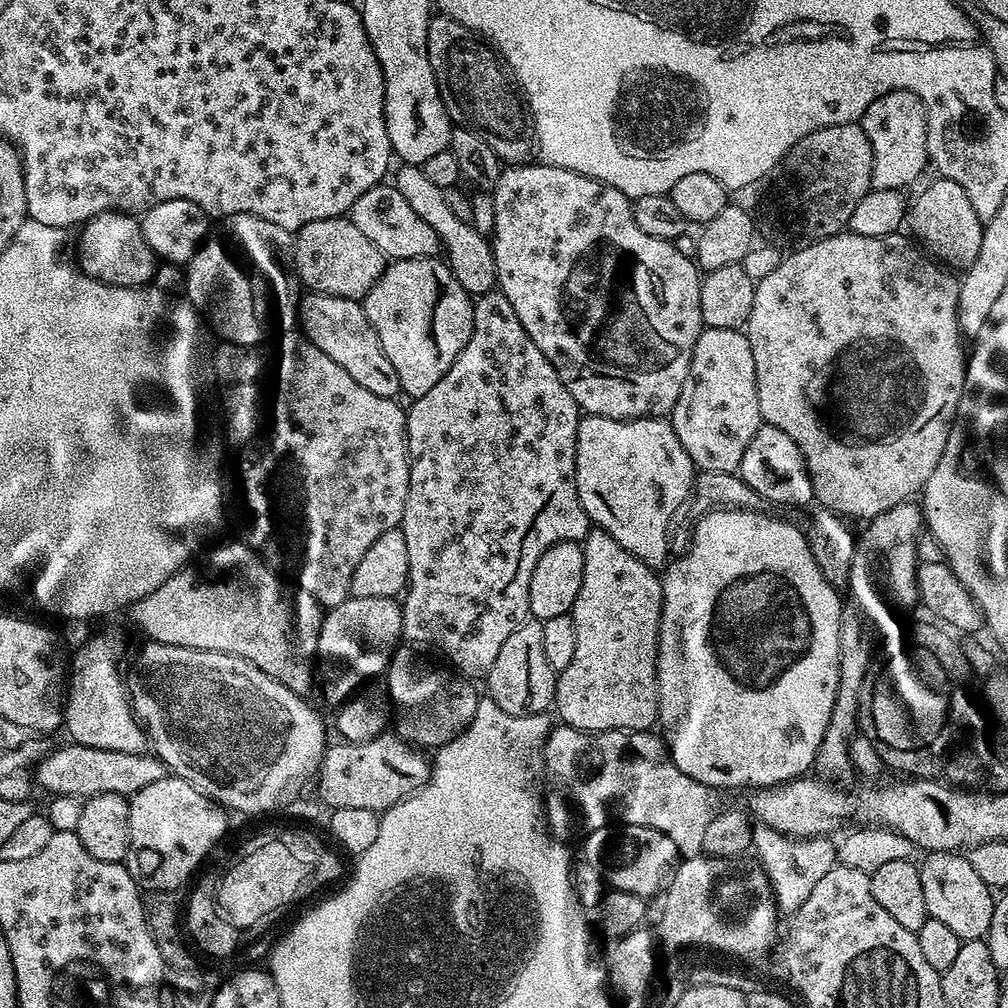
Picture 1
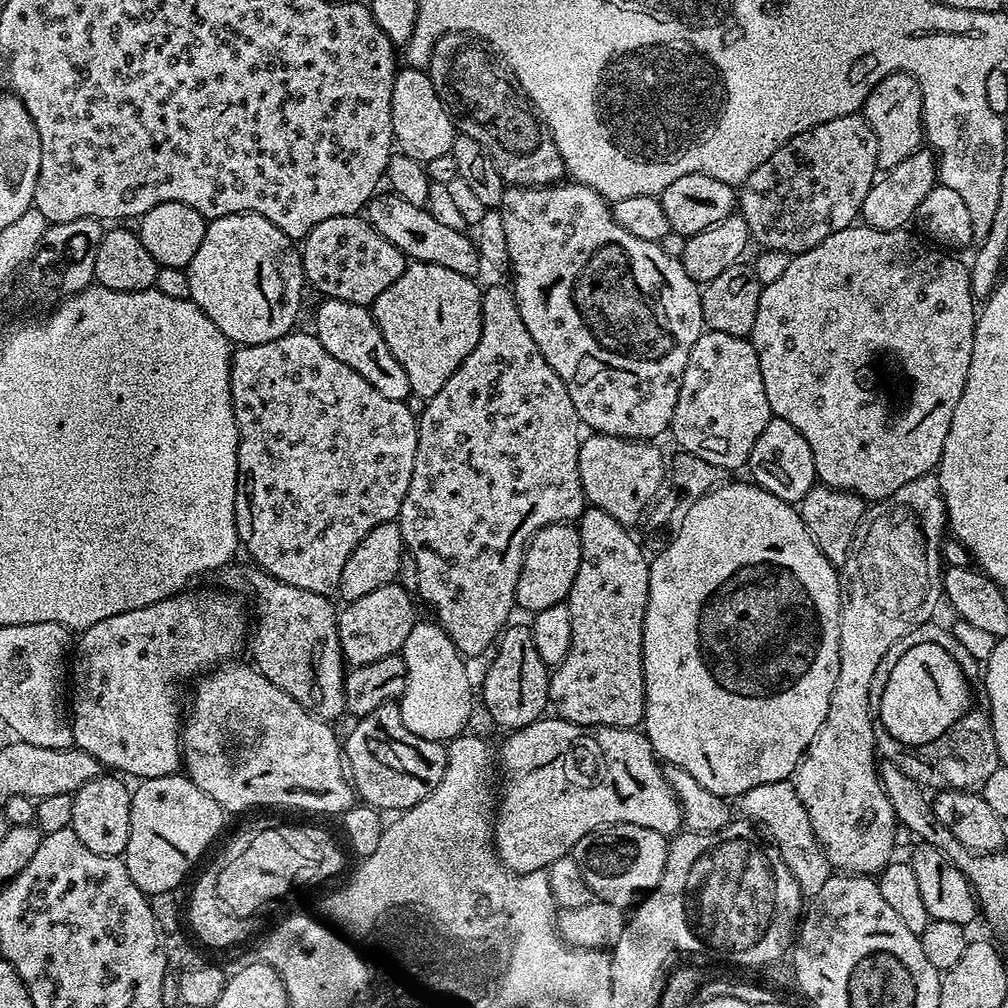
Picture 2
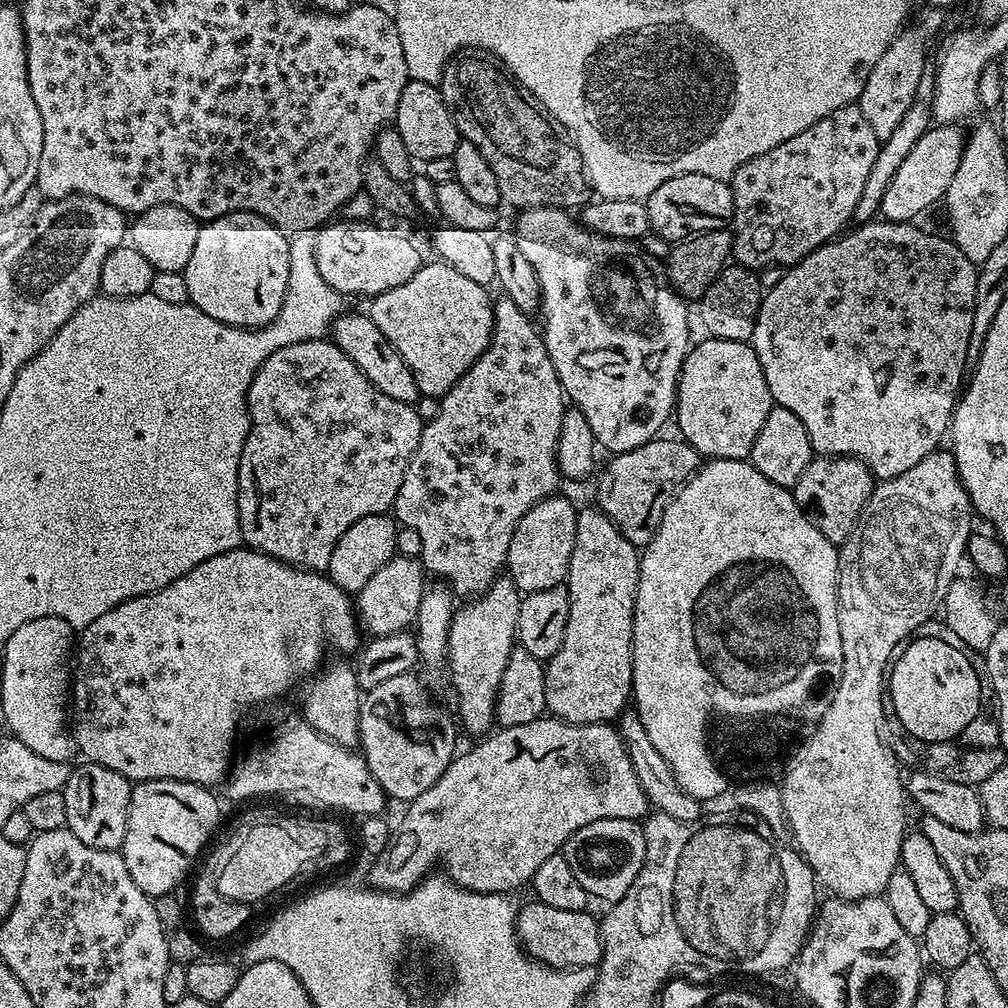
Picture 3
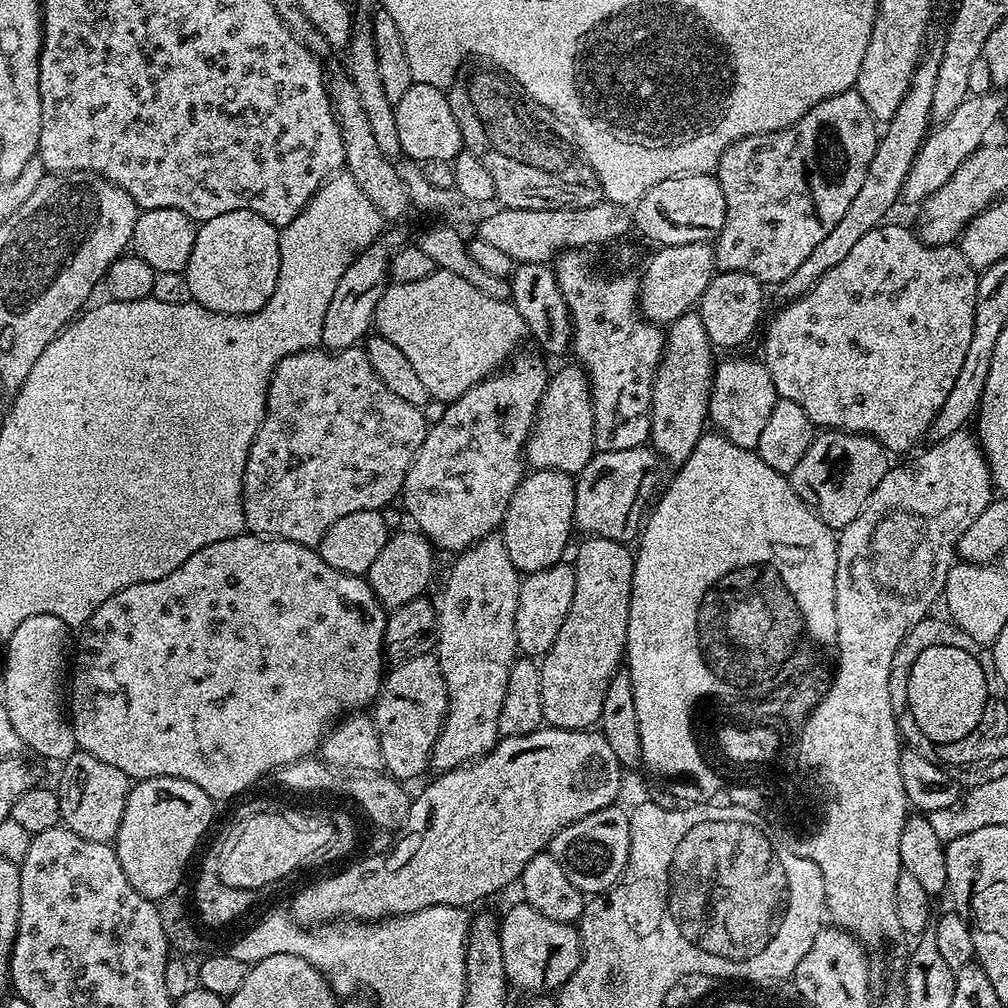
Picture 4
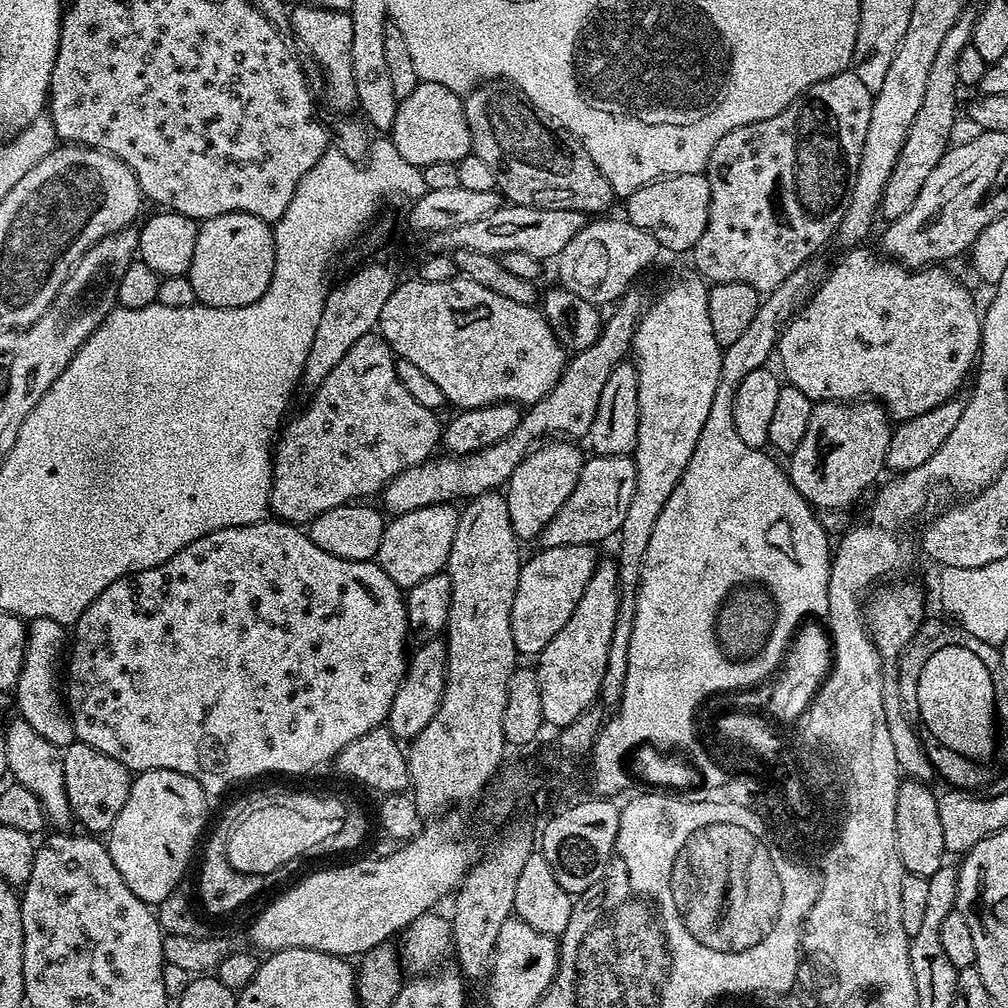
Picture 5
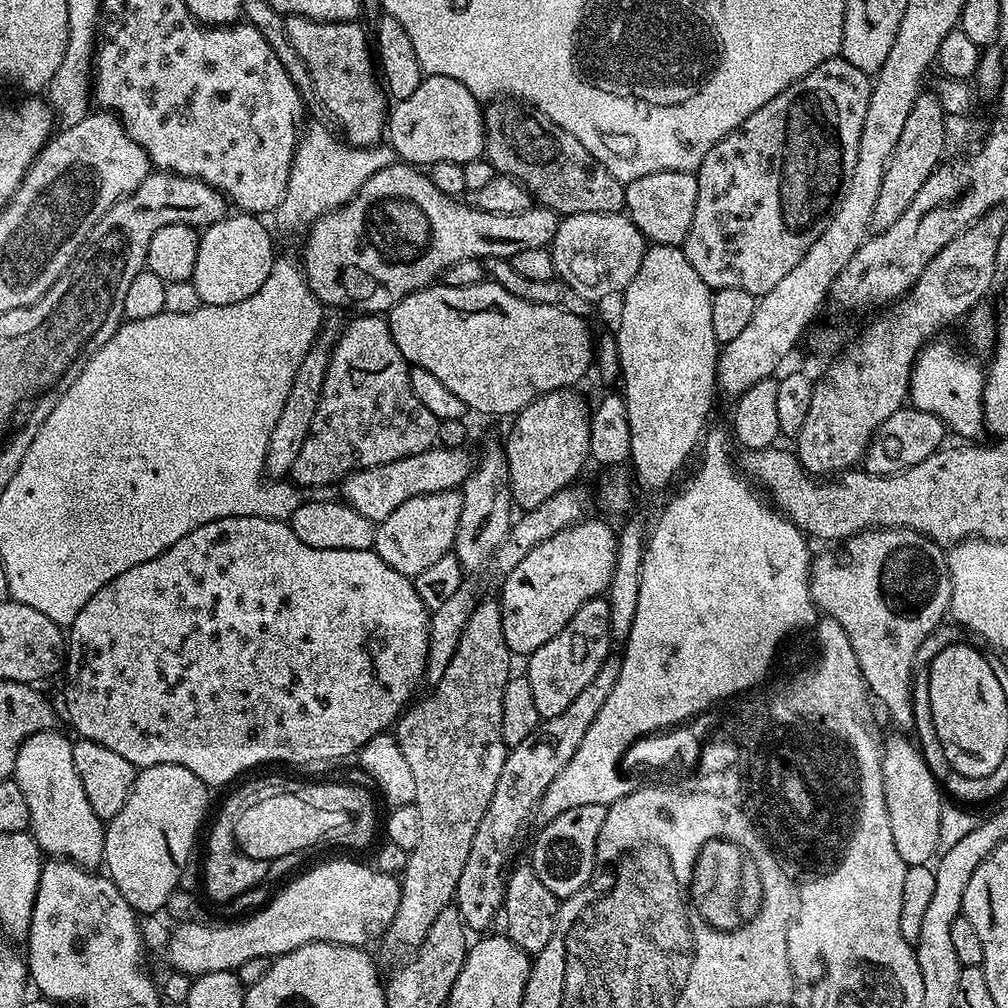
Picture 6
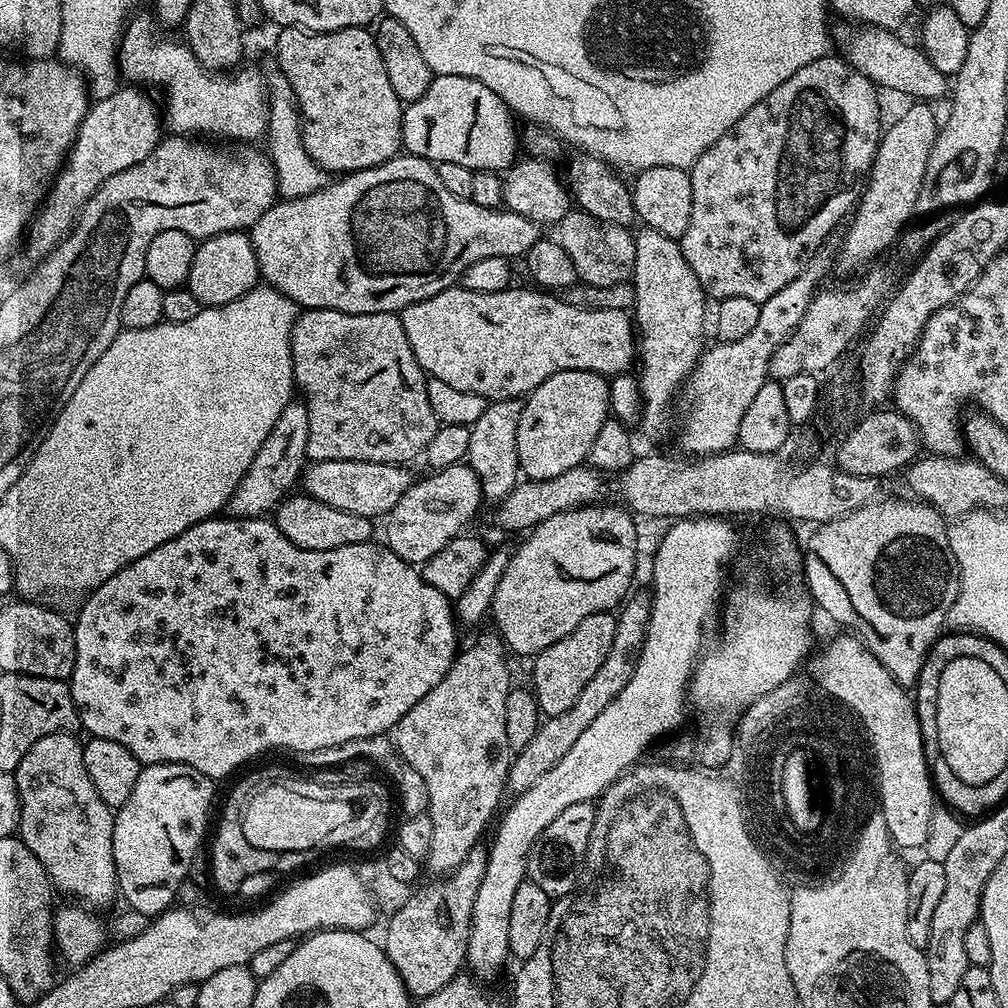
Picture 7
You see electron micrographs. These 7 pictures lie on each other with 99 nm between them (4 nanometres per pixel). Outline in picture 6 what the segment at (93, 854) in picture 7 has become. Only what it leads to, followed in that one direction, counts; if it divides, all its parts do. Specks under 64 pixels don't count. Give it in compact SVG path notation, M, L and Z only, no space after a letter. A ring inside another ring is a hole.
M60 730L39 732L20 743L14 779L22 789L22 795L30 806L30 831L38 842L41 853L52 858L72 860L83 868L95 869L104 858L105 821L94 814L90 801L86 798L86 790L82 790L82 778L78 778L78 769L74 767L73 741L67 740Z

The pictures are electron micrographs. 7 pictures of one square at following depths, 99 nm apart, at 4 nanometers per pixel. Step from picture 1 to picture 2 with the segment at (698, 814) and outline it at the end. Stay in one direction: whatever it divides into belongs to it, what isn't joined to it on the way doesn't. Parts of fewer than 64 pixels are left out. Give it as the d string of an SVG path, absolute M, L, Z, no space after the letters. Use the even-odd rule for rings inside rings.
M541 718L535 720L530 726L518 728L507 733L508 736L504 740L504 745L498 748L498 772L504 775L504 789L498 792L498 807L494 812L494 843L500 860L503 862L505 869L510 872L542 872L551 866L554 862L558 862L558 858L569 855L572 848L582 842L582 838L586 838L586 834L590 834L594 830L604 828L607 824L633 824L634 826L646 826L655 832L661 832L665 838L671 837L673 834L681 831L682 813L680 811L680 803L674 794L674 790L670 790L670 786L664 777L664 769L661 761L655 752L652 751L652 743L648 741L648 737L643 731L636 728L613 728L611 726L601 726L599 728L591 728L590 726L582 726L575 724L569 720L559 718Z

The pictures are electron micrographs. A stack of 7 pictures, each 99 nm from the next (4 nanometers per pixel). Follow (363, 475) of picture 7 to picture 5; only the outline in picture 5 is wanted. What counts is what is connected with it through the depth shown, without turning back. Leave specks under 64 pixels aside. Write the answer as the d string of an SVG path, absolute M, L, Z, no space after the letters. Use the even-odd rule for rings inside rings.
M632 286L615 302L611 309L613 312L607 313L603 321L600 336L592 344L581 347L572 356L573 360L571 357L565 363L564 372L558 378L554 390L550 390L546 398L531 405L521 415L518 426L514 426L511 434L494 442L488 448L481 448L478 452L444 454L441 460L429 458L418 466L410 466L402 470L402 474L398 474L384 487L383 511L392 516L400 516L432 504L447 504L460 499L463 501L465 498L481 496L484 492L503 489L514 474L518 462L545 437L587 437L590 426L594 422L594 414L598 410L598 398L602 398L602 390L606 386L606 378L610 378L617 364L629 355L632 335L636 333L636 323L640 321L645 308L650 303L650 296L639 292L637 288Z

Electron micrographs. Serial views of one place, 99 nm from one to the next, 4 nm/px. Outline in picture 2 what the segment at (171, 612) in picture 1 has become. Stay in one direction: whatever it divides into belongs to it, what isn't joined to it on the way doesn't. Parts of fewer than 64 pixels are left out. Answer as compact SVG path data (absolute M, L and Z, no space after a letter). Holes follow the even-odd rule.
M233 562L223 569L219 573L220 580L225 589L228 590L240 590L236 588L249 588L250 591L256 595L256 620L254 616L254 623L250 628L250 652L252 648L252 657L250 657L251 663L254 665L256 671L261 672L268 681L274 686L278 686L286 694L290 694L290 698L294 698L294 702L298 702L308 712L314 713L314 715L320 717L322 720L329 722L336 722L336 719L340 715L345 715L346 709L344 706L344 678L346 675L346 661L342 650L340 649L340 635L338 634L338 608L337 605L332 605L333 602L329 597L322 594L314 594L310 590L302 590L298 586L290 586L286 582L276 580L273 576L268 575L263 568L259 566L251 566L247 568L246 565L240 564L241 562Z

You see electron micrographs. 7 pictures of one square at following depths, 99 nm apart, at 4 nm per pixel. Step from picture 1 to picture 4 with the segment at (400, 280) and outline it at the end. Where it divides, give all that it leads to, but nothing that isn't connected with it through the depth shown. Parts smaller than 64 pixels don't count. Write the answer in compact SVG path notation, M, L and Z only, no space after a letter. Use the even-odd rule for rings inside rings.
M439 270L419 282L389 283L382 298L378 298L374 328L386 342L394 342L394 346L410 358L410 366L414 366L418 378L426 385L429 397L433 401L441 400L444 406L462 398L478 381L493 375L517 351L516 343L526 336L525 324L511 302L490 298L470 286L466 278Z

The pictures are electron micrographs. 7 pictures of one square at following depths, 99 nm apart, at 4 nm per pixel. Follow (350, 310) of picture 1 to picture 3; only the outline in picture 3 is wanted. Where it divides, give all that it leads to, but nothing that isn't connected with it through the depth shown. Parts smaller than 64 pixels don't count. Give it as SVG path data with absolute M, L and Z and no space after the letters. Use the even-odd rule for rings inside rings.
M363 311L347 312L337 316L332 323L330 333L332 343L337 344L342 354L346 354L346 358L350 358L350 362L354 362L354 366L358 366L358 370L362 370L362 374L366 374L366 378L370 378L370 382L374 382L374 386L382 390L382 394L394 398L394 402L415 405L421 399L418 382L414 382L410 366L402 362L402 354L398 354L398 350L390 346L390 338L386 338L386 334L382 334L382 330L374 326L371 316Z

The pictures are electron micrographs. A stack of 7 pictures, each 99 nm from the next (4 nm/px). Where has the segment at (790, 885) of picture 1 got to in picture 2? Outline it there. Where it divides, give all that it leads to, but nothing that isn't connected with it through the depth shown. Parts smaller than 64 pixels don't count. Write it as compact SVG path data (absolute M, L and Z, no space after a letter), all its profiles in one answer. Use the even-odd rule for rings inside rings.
M789 779L762 783L761 786L744 792L744 795L739 797L738 804L745 813L742 814L749 821L757 825L762 824L770 832L769 837L782 854L782 860L786 862L787 868L794 874L801 893L808 898L818 894L819 890L822 890L823 883L833 875L834 869L817 842L813 827L810 826L809 815L798 798L795 783Z

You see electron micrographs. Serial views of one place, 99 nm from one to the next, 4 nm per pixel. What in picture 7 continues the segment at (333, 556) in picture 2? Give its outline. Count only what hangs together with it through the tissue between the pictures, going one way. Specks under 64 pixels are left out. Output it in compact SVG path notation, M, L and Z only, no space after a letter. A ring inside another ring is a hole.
M309 308L301 311L292 327L292 378L297 389L300 388L302 399L310 414L310 442L306 442L308 460L361 460L362 462L382 462L383 464L407 465L415 456L423 457L427 444L438 427L434 410L430 407L430 397L426 394L428 380L426 374L418 366L414 358L414 350L410 350L410 342L406 339L406 330L402 330L402 322L395 312L379 312L378 314L346 314L329 308Z

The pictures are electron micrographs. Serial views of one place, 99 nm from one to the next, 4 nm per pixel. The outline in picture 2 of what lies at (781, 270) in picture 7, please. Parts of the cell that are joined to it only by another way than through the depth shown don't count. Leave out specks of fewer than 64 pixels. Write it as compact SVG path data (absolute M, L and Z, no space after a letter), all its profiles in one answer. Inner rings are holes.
M860 114L843 116L842 118L830 118L830 122L822 122L802 134L791 136L778 150L774 150L774 154L770 154L770 158L766 158L766 162L762 162L762 166L758 166L758 170L750 173L744 179L744 183L739 185L738 212L746 222L751 243L753 245L760 244L759 247L761 249L784 251L791 257L794 257L802 254L806 250L810 250L814 246L818 246L818 242L822 242L822 238L830 238L830 234L838 234L838 230L846 230L847 228L853 227L857 223L860 215L860 207L866 198L866 194L872 189L873 184L878 179L877 162L878 138L874 138L874 130L870 130L870 126L864 121L863 115Z

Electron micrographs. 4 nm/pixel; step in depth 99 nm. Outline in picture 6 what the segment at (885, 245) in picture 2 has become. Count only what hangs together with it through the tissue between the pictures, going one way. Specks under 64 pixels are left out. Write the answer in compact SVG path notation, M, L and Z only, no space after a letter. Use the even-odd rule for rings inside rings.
M941 338L933 339L931 342L924 345L923 348L920 349L919 356L916 357L916 365L912 368L912 376L911 379L908 381L908 394L910 397L910 404L911 407L917 408L918 410L926 410L930 414L934 414L938 417L938 419L943 422L945 429L949 433L957 432L958 435L961 437L959 438L961 441L964 442L976 442L979 441L981 438L980 435L985 435L986 429L984 427L984 377L986 375L985 369L982 367L980 368L980 364L978 361L975 360L977 357L975 355L967 356L966 353L963 352L960 348L955 348L954 345L951 344L948 340L940 340Z

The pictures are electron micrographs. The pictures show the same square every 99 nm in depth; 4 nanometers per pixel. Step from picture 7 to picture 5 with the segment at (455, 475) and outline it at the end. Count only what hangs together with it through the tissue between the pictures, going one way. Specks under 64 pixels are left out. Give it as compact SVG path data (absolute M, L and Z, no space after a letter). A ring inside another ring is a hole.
M449 503L432 504L421 510L392 516L384 525L382 546L378 546L375 563L401 590L413 588L422 582L422 578L430 578L430 574L445 571L459 521L457 509Z

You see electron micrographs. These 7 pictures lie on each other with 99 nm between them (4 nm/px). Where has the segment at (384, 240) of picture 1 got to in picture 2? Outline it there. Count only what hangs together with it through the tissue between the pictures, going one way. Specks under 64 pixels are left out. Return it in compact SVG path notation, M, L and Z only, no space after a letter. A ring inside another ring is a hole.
M377 194L366 205L366 219L373 224L386 238L386 242L394 242L398 250L402 250L409 261L434 266L446 266L446 270L454 270L454 274L479 277L482 269L481 256L475 239L467 231L452 228L444 223L435 211L413 206L406 198L398 198L395 194Z

